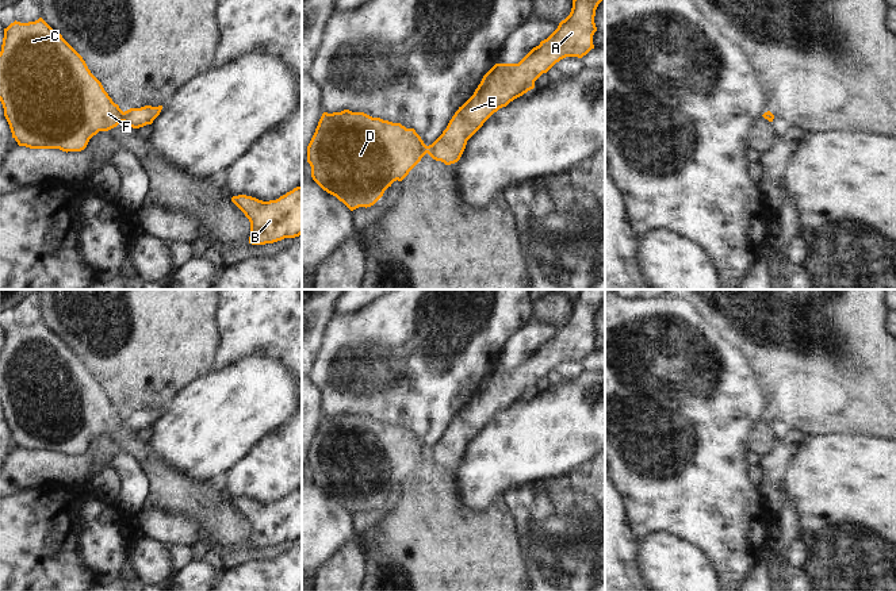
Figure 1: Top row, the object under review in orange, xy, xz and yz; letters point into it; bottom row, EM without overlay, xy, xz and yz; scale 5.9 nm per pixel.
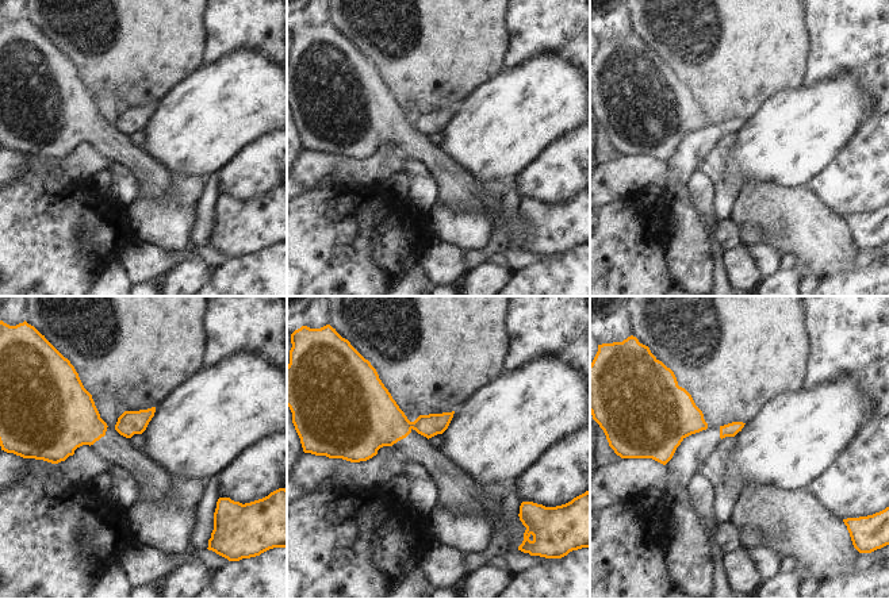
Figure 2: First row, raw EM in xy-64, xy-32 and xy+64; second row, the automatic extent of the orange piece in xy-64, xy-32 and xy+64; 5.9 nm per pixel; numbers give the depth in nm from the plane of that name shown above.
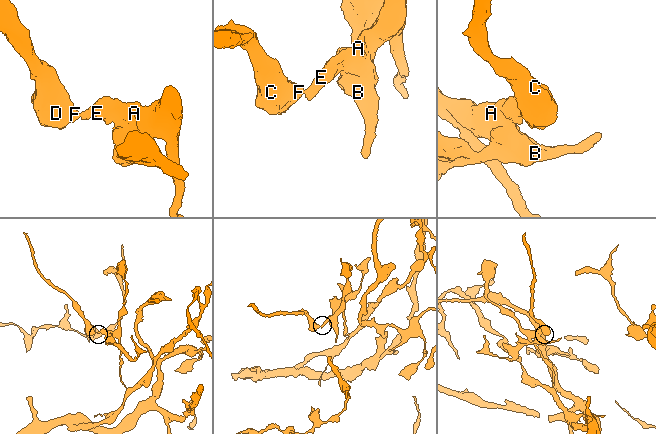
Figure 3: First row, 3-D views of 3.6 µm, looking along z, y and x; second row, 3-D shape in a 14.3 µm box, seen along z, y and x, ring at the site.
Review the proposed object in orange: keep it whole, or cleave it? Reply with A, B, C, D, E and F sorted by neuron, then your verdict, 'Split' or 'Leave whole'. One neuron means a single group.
Groups: A B E / C D F. Split

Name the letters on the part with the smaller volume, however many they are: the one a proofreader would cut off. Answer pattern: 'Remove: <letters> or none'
Remove: C, D, F

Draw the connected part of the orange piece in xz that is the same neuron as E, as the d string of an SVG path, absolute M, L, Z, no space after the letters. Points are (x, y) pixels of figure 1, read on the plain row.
M581 289L570 318L558 331L518 367L495 367L426 456L445 468L457 465L467 444L494 415L533 392L535 384L560 362L582 361L594 352L594 319L604 302L605 289Z

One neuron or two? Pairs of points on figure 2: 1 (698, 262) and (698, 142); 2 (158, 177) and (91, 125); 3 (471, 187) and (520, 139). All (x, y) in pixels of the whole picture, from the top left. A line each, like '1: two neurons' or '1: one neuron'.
1: one neuron
2: one neuron
3: two neurons

